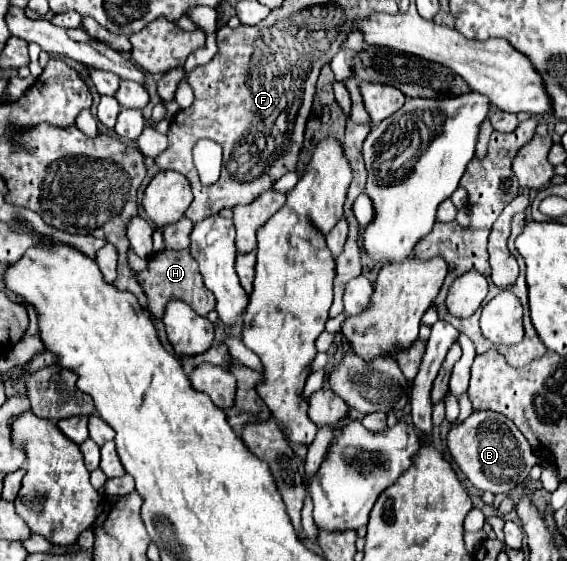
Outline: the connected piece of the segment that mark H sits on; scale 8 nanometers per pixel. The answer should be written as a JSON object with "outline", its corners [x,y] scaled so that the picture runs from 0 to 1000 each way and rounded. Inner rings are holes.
{"outline":[[[286,446],[279,453],[268,453],[261,463],[261,478],[240,485],[240,499],[261,531],[257,556],[268,567],[286,567],[293,542],[307,531],[325,535],[353,563],[363,563],[370,553],[377,553],[377,524],[360,510],[349,485],[349,467],[339,460],[335,446]]]}

